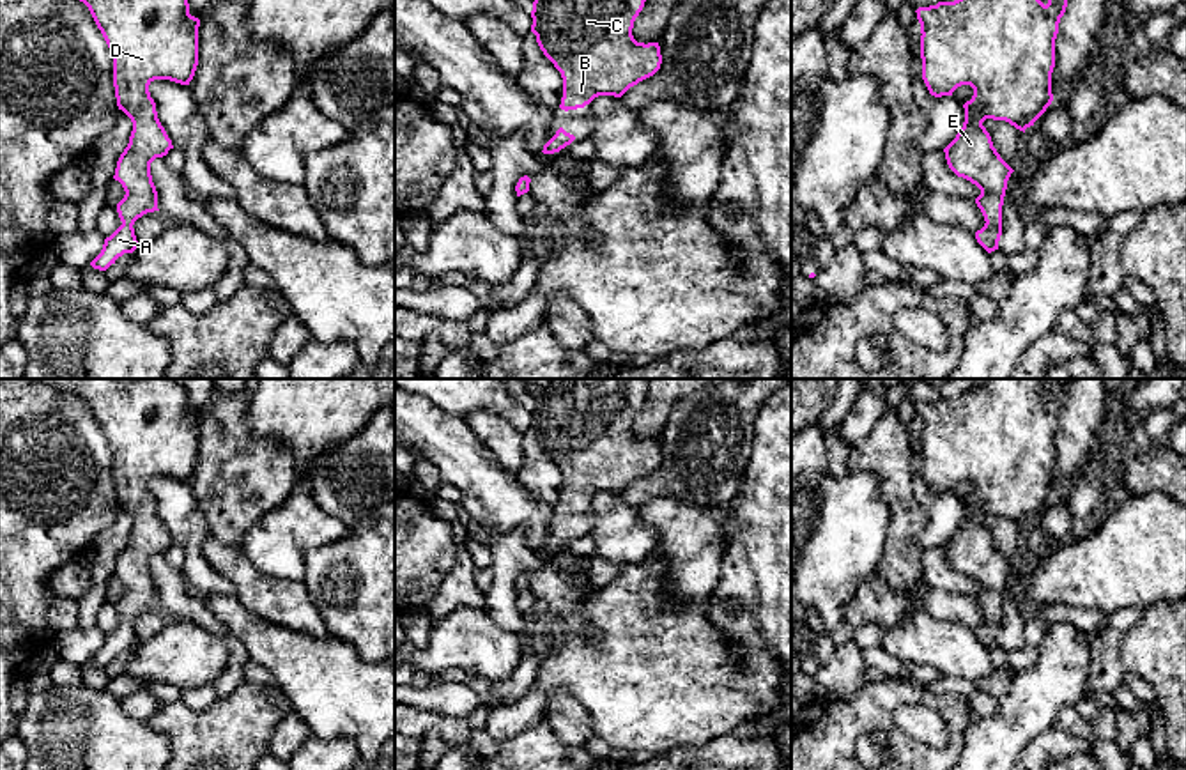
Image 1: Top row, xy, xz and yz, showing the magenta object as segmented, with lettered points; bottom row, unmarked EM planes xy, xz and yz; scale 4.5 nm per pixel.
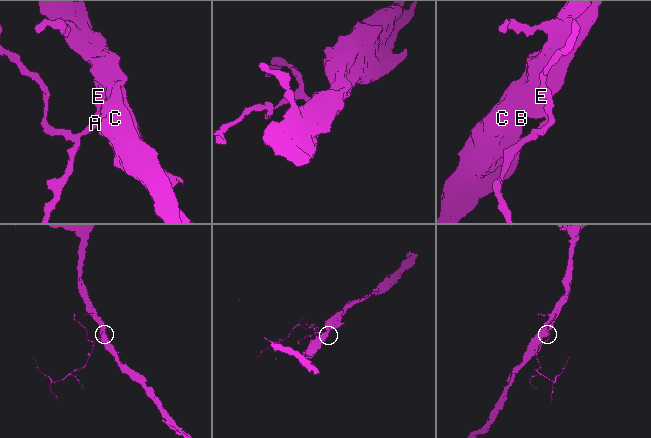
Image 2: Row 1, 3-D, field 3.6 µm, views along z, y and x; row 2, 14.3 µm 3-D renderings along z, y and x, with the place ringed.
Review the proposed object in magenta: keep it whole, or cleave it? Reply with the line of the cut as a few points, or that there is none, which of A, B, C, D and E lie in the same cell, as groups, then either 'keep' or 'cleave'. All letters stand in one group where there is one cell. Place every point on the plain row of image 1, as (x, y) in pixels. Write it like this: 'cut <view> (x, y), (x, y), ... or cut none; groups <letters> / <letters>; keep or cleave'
cut none; groups A B C D E; keep

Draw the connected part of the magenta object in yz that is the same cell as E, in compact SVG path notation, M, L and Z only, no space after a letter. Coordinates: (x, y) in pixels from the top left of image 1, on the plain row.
M986 379L954 398L915 407L922 430L922 476L929 490L942 494L952 492L961 481L974 485L972 496L963 501L963 524L943 549L949 565L981 586L975 600L986 620L975 635L988 650L998 646L1002 602L1014 566L1000 554L982 519L1005 517L1025 529L1051 501L1055 435L1066 404L1067 393L1051 379Z

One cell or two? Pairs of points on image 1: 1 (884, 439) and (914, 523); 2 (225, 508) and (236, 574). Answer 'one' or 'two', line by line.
1: one
2: two

